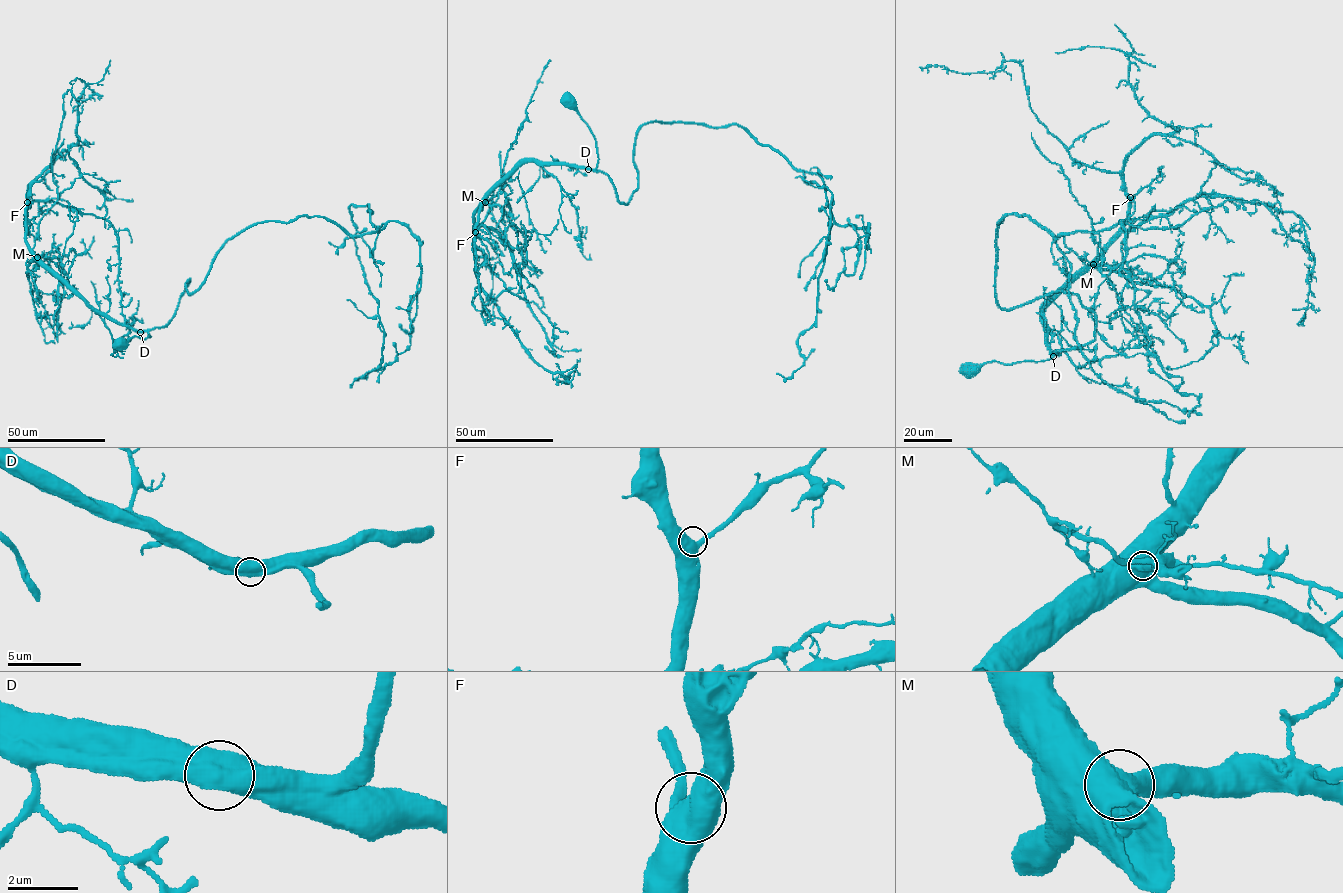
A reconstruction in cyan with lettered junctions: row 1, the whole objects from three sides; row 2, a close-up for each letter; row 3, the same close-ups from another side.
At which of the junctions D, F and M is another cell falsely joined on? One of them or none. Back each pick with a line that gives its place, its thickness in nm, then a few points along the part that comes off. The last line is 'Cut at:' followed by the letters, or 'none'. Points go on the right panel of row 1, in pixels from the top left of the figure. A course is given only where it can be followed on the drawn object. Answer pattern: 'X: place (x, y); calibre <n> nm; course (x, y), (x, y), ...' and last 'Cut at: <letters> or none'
Cut at: none

